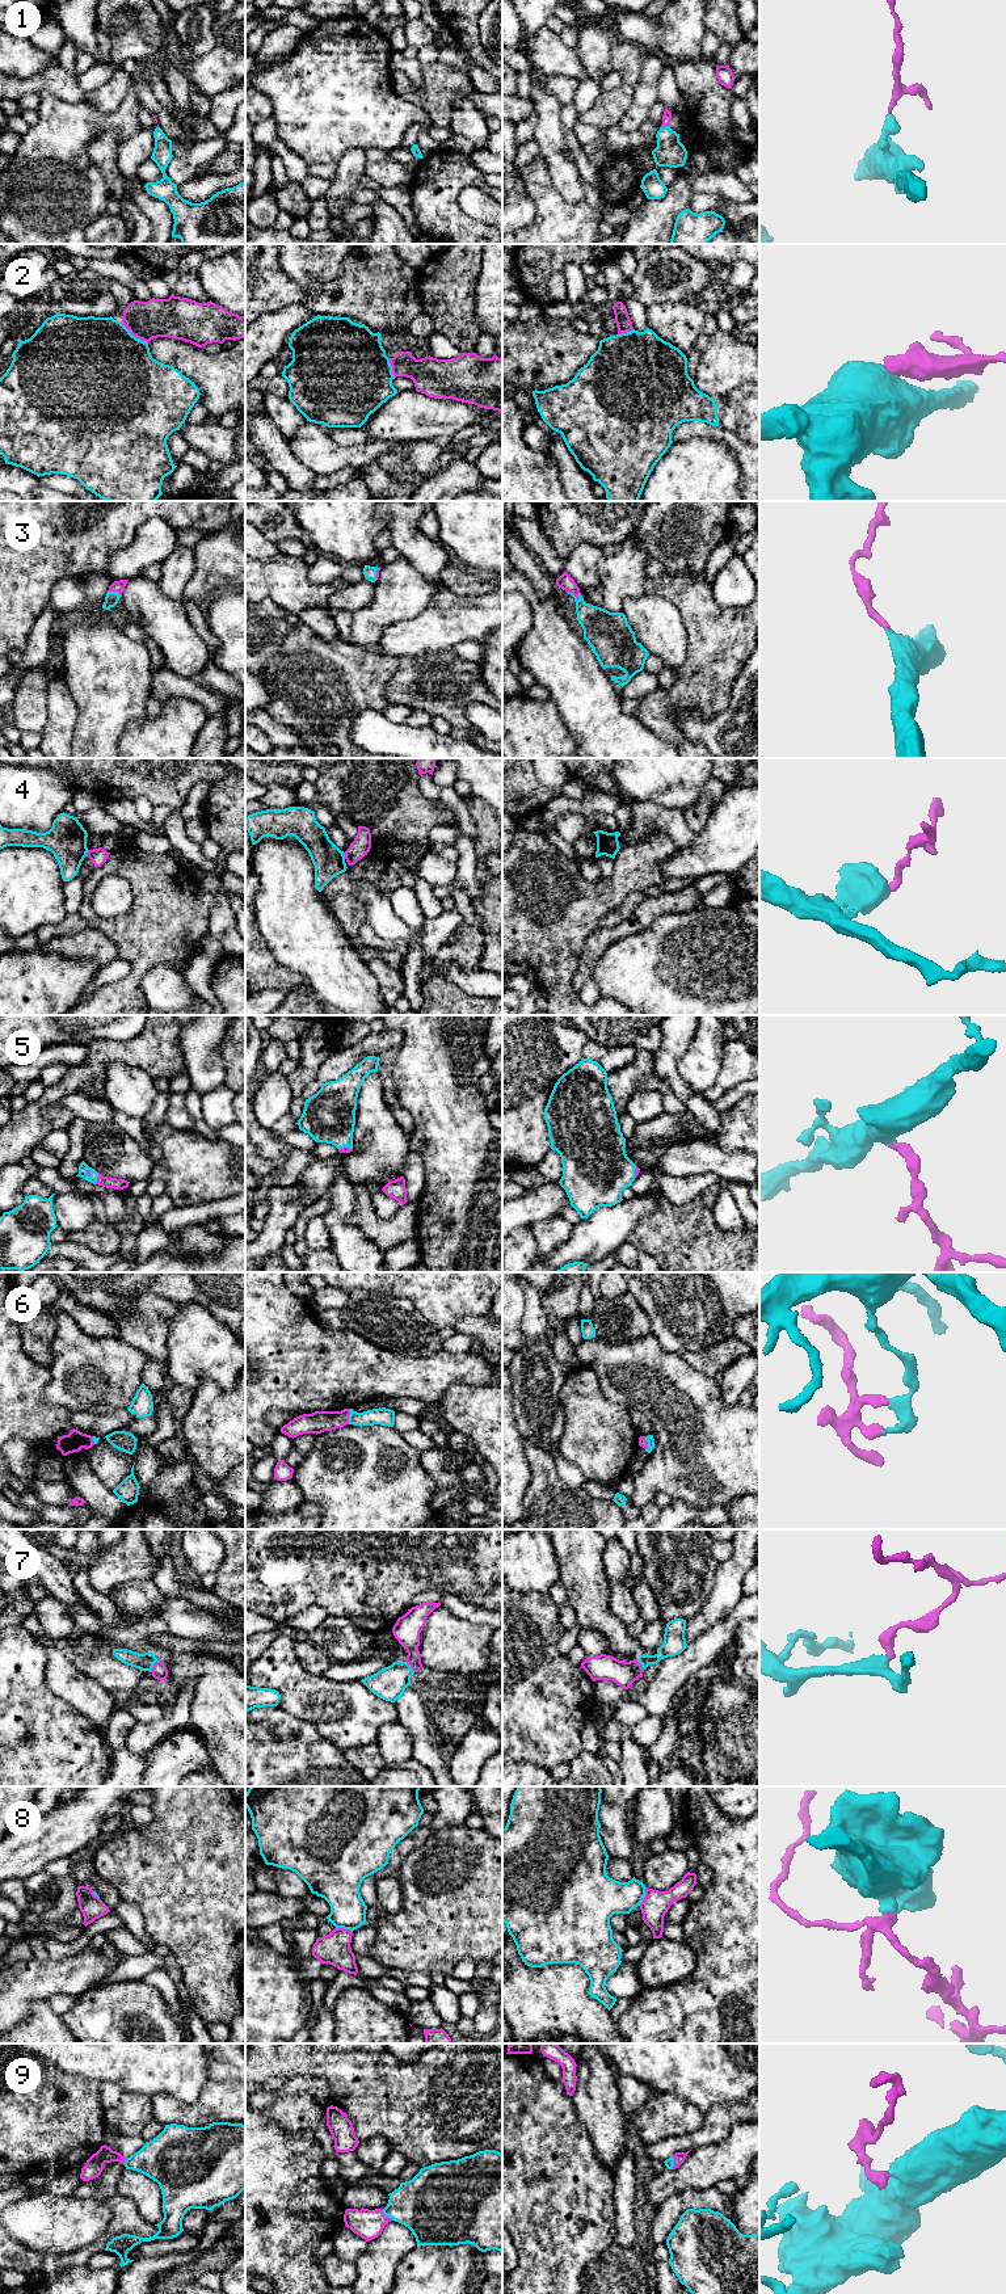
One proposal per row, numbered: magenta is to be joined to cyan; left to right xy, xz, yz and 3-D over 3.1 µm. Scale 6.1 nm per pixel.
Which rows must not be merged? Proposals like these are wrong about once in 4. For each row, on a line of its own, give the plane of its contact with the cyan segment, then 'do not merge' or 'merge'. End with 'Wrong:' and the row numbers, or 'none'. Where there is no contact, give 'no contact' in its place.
1: meets cyan in yz; merge
2: meets cyan in xy; merge
3: meets cyan in yz; merge
4: meets cyan in xy; do not merge
5: meets cyan in xy; merge
6: meets cyan in xz; merge
7: meets cyan in xy; merge
8: meets cyan in yz; do not merge
9: meets cyan in xz; merge
Wrong: 4, 8

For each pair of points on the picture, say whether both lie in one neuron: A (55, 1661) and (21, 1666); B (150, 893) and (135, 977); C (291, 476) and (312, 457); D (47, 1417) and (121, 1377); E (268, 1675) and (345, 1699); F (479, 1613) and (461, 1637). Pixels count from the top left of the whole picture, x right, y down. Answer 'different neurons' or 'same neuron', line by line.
A: different neurons
B: same neuron
C: different neurons
D: different neurons
E: same neuron
F: different neurons

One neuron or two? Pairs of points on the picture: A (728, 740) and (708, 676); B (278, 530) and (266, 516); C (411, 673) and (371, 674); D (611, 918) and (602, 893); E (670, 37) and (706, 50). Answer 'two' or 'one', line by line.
A: two
B: one
C: two
D: two
E: two

